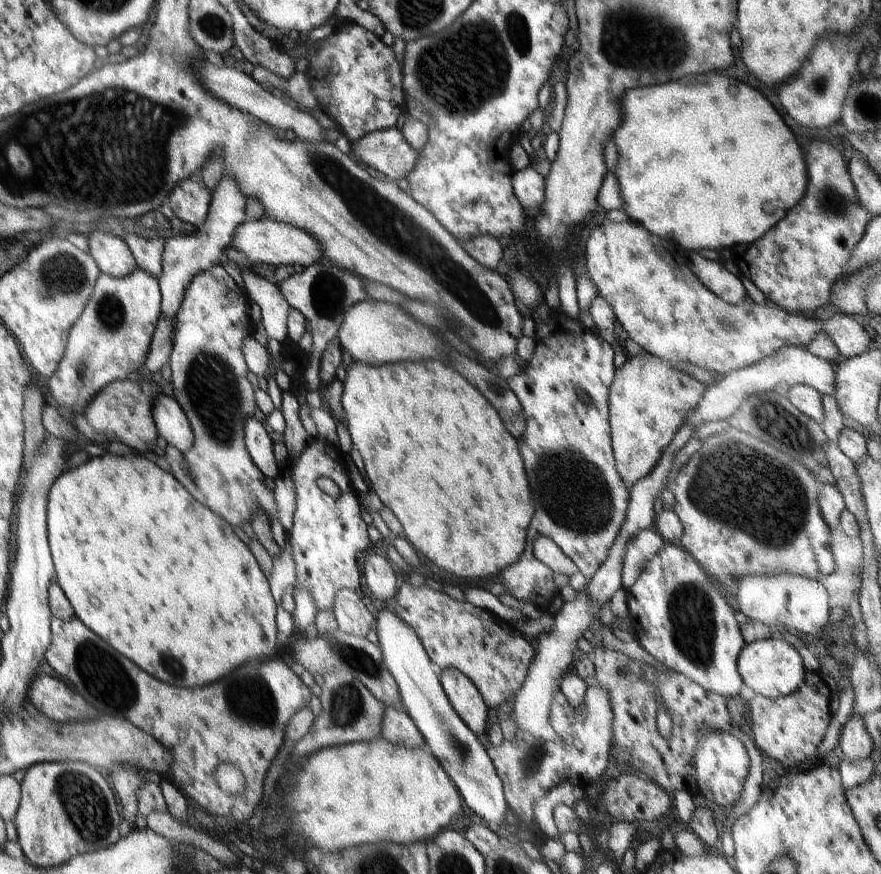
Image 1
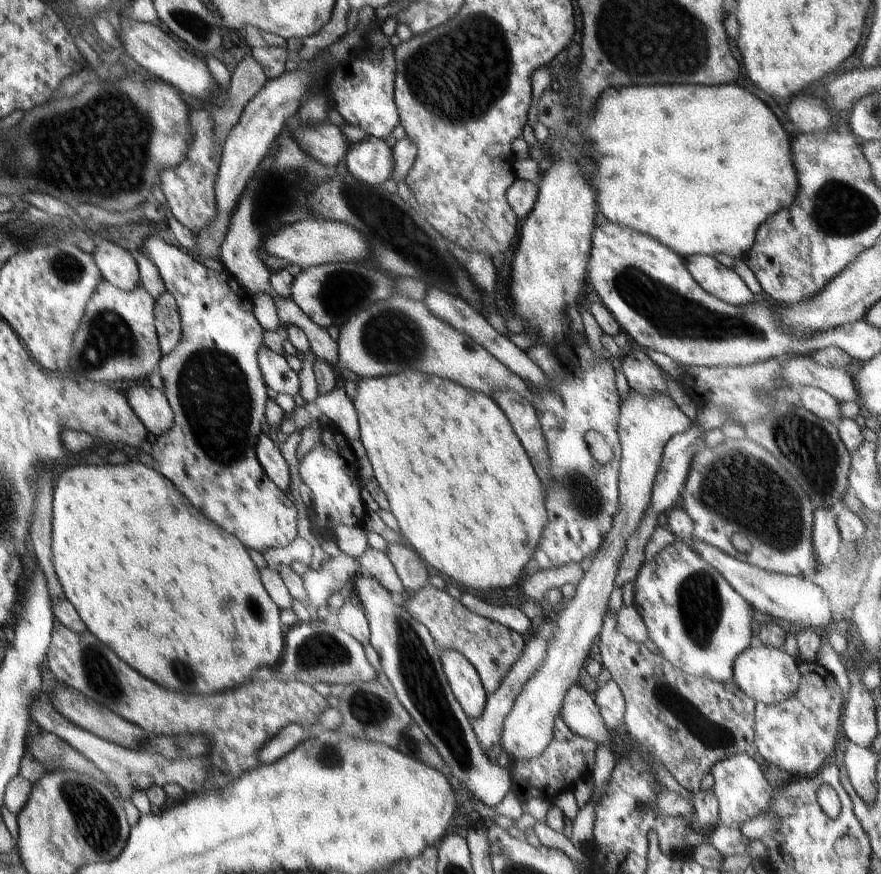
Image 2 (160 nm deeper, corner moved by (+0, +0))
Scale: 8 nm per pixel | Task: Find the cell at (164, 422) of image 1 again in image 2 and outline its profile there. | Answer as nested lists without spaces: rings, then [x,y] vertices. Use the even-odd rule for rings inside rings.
[[[137,384],[120,392],[123,392],[132,412],[152,434],[159,437],[172,426],[173,412],[161,390],[156,390],[149,384]]]

